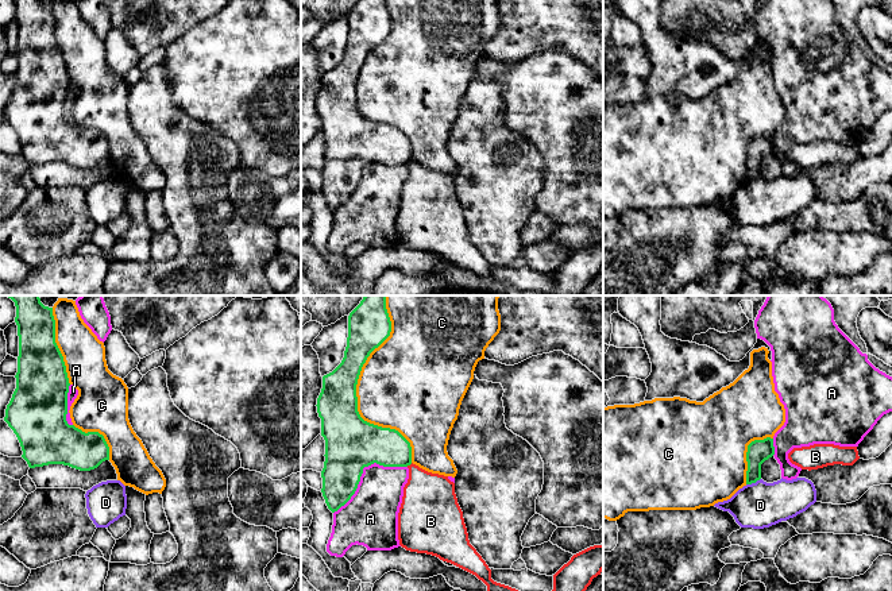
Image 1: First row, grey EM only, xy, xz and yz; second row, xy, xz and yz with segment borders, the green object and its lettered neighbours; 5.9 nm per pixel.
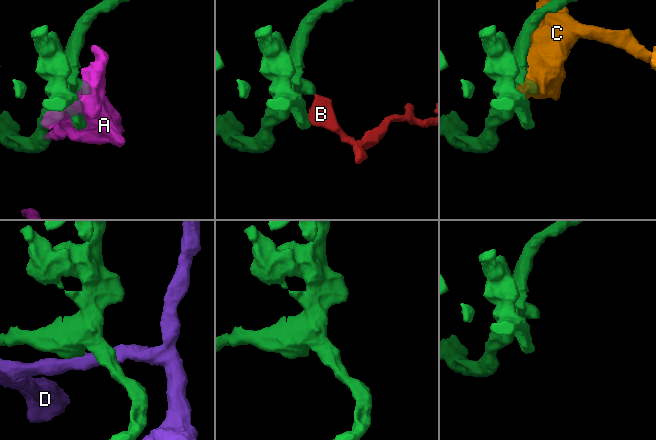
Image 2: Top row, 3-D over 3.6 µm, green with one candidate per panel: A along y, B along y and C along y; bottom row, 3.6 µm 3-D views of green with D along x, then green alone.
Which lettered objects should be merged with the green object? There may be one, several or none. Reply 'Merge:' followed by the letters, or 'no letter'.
Merge: no letter

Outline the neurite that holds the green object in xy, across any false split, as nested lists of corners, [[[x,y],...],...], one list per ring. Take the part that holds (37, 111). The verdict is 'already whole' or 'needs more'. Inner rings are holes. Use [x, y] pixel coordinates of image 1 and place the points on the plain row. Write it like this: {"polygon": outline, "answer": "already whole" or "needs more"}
{"polygon": [[[15,0],[19,34],[16,86],[5,107],[4,119],[16,132],[30,166],[63,162],[80,169],[97,166],[109,158],[109,144],[99,130],[82,130],[66,119],[69,76],[55,40],[53,5],[42,0]]], "answer": "already whole"}

